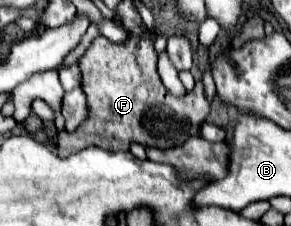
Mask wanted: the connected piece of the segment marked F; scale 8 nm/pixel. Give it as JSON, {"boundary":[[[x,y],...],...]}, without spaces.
{"boundary":[[[144,26],[144,36],[132,36],[122,28],[128,38],[116,44],[108,38],[94,40],[88,52],[78,60],[82,70],[82,90],[90,98],[90,116],[74,132],[58,132],[58,156],[68,158],[86,146],[98,146],[106,150],[128,150],[130,142],[142,146],[170,148],[182,144],[190,136],[198,136],[202,120],[210,112],[210,104],[204,94],[204,84],[196,82],[196,88],[184,98],[164,96],[162,106],[162,82],[156,72],[156,50],[150,30]]]}

